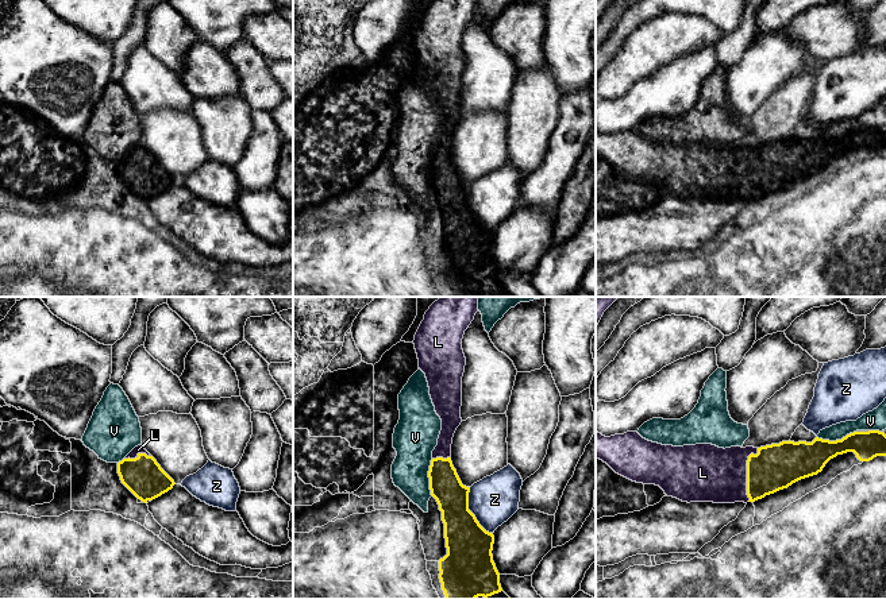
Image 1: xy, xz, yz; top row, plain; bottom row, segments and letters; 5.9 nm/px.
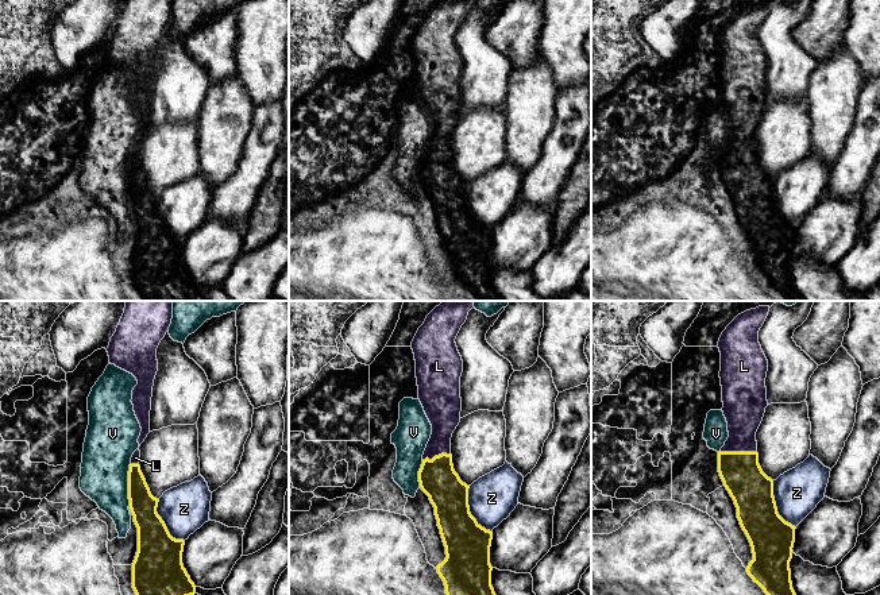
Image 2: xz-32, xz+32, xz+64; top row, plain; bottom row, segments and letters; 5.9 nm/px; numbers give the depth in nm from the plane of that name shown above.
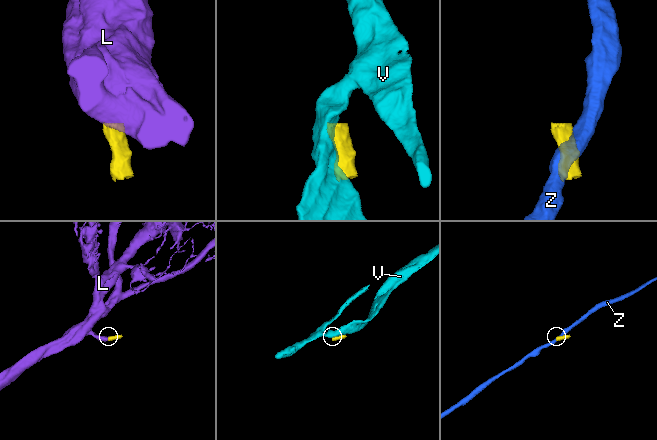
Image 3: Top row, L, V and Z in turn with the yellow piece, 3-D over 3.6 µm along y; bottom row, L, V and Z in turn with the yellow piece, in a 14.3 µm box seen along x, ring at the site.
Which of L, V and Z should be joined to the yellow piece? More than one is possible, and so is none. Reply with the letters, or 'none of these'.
L

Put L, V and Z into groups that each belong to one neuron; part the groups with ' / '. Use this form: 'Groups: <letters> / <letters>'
Groups: L / V / Z

